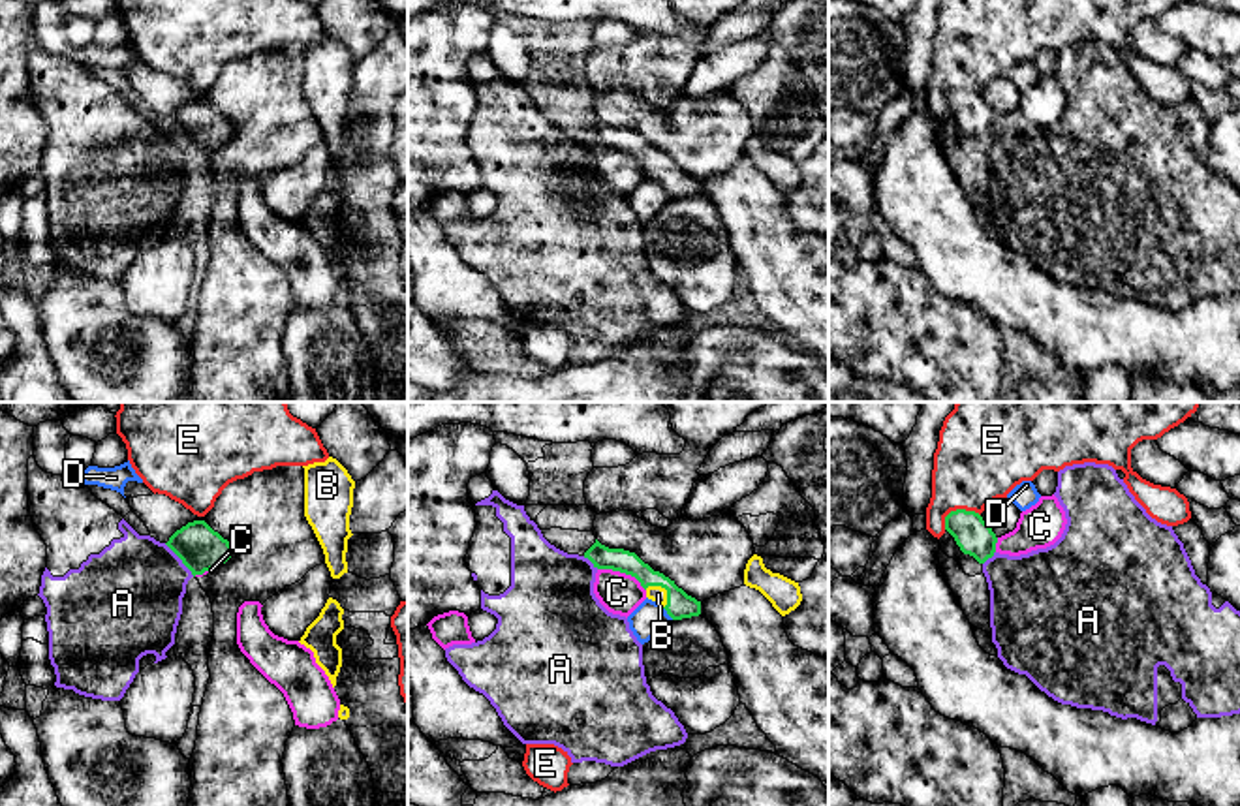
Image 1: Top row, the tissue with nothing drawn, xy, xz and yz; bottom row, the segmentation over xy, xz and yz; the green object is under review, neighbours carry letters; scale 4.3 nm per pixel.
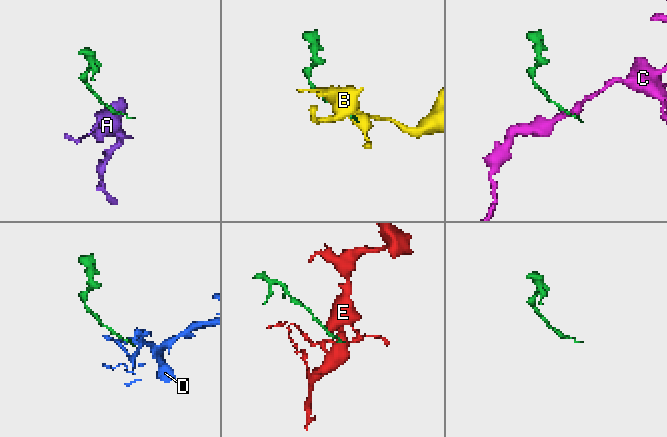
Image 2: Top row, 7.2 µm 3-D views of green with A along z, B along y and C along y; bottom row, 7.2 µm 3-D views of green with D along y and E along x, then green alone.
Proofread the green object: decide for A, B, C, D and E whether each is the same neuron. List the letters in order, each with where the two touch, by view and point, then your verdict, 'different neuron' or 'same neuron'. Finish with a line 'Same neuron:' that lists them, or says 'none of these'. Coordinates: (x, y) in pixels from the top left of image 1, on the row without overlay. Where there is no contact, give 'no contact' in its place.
A: contact xy (181, 138); different neuron
B: contact xz (662, 166); same neuron
C: contact xz (622, 151); different neuron
D: contact xz (667, 192); different neuron
E: contact yz (957, 89); different neuron
Same neuron: B

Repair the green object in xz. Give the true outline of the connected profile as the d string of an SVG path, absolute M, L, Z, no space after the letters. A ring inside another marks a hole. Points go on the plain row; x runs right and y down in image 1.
M596 118L596 122L584 132L584 137L588 137L597 148L612 148L635 156L646 169L646 177L659 182L673 199L701 194L701 180L688 175L663 152L654 150L635 132L609 128Z

